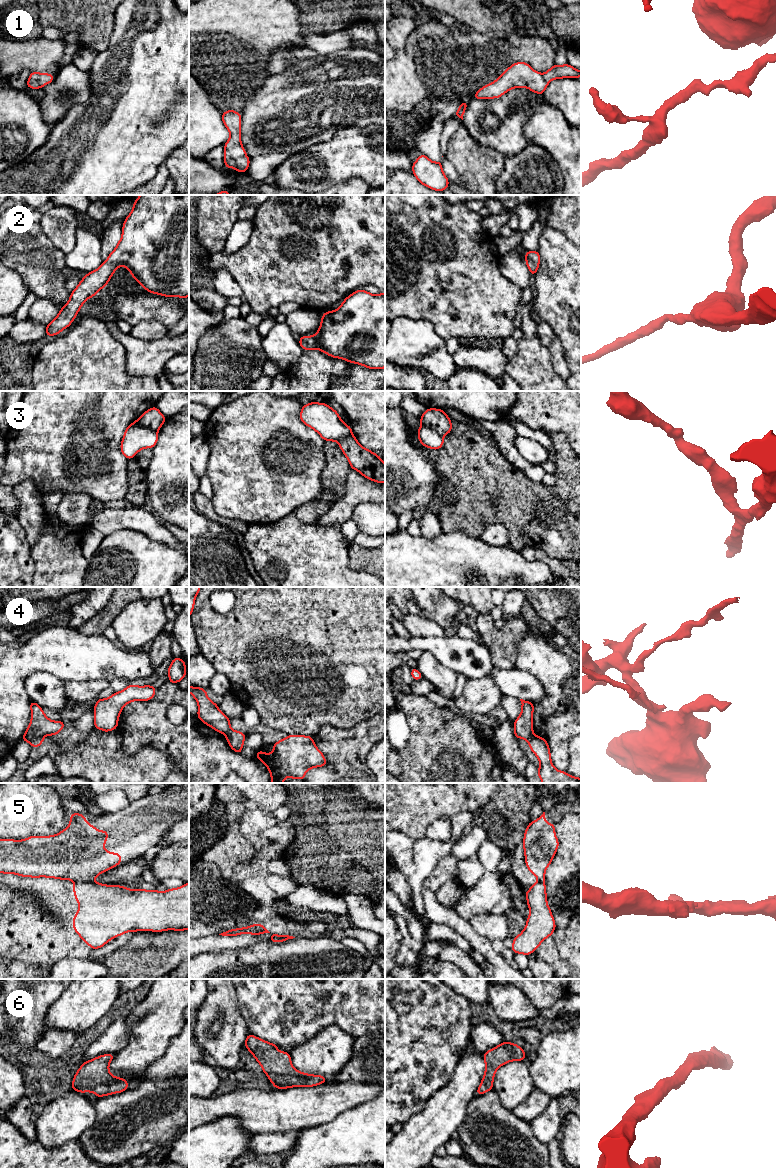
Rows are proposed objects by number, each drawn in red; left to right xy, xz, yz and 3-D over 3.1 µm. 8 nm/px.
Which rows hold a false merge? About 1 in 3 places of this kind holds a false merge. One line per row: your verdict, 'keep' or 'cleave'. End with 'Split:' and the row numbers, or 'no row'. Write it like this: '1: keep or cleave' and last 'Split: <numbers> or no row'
1: keep
2: keep
3: cleave
4: cleave
5: cleave
6: keep
Split: 3, 4, 5

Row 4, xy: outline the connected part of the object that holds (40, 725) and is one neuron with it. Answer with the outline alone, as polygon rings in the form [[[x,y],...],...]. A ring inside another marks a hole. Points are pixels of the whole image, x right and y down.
[[[32,701],[29,706],[31,708],[31,721],[21,740],[30,743],[36,737],[54,736],[66,726],[63,721],[48,719],[36,702]]]

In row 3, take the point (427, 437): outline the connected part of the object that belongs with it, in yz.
[[[421,424],[419,430],[417,431],[417,435],[421,445],[425,447],[438,450],[443,446],[443,436],[423,424]]]

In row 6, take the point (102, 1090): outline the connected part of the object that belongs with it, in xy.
[[[104,1054],[84,1062],[74,1075],[72,1090],[92,1092],[97,1098],[125,1091],[129,1087],[128,1082],[109,1072],[113,1058],[114,1054]]]

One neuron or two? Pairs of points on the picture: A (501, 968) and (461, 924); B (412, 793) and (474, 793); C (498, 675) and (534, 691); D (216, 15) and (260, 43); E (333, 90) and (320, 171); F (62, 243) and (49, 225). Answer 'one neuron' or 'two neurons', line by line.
A: one neuron
B: one neuron
C: one neuron
D: one neuron
E: two neurons
F: one neuron

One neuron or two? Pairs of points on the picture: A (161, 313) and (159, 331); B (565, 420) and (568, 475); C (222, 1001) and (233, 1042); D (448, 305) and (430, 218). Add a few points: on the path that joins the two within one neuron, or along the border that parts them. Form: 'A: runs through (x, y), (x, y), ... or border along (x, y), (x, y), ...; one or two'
A: border along (136, 323), (142, 320), (157, 320), (168, 330); two
B: border along (547, 433), (562, 432), (570, 447); two
C: runs through (226, 1011), (227, 1020), (230, 1023), (230, 1032); one
D: runs through (448, 283), (448, 276), (440, 268), (440, 240); one

